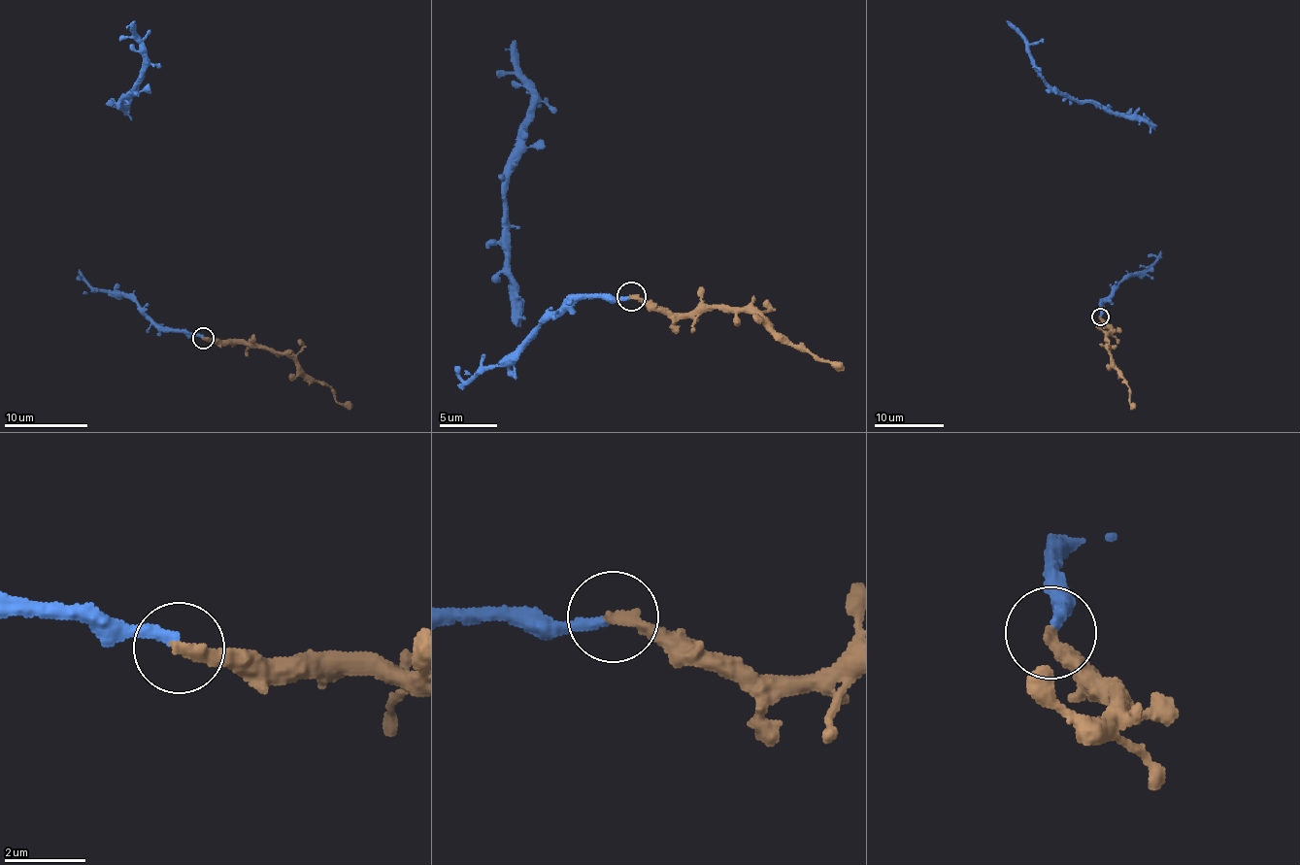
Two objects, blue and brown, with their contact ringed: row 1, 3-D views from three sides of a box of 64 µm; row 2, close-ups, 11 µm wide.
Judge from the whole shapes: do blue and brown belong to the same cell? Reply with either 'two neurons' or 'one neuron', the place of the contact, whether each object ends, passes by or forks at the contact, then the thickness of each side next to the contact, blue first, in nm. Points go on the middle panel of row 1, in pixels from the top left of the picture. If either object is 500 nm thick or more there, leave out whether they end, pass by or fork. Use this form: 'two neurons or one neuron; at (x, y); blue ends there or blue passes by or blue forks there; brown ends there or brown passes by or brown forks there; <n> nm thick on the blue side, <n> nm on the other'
one neuron; at (631, 296); blue ends there; brown ends there; 280 nm thick on the blue side, 320 nm on the other

